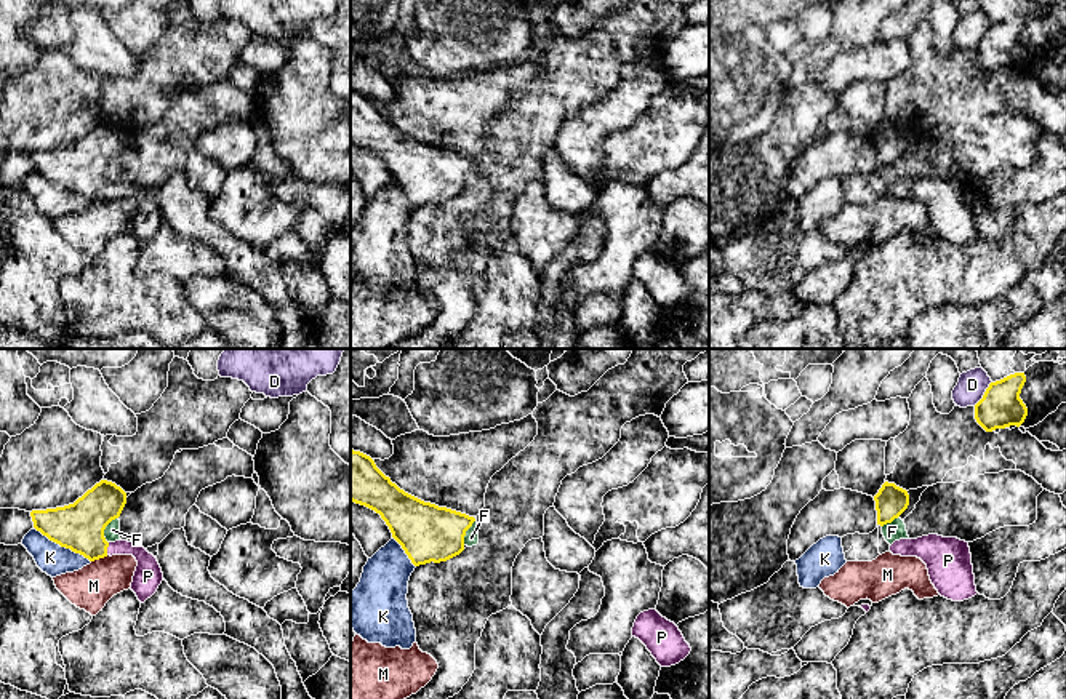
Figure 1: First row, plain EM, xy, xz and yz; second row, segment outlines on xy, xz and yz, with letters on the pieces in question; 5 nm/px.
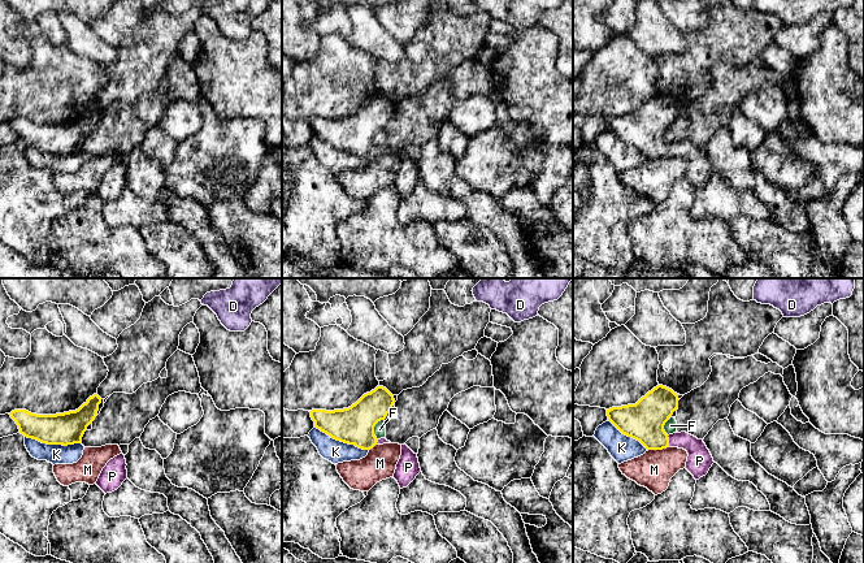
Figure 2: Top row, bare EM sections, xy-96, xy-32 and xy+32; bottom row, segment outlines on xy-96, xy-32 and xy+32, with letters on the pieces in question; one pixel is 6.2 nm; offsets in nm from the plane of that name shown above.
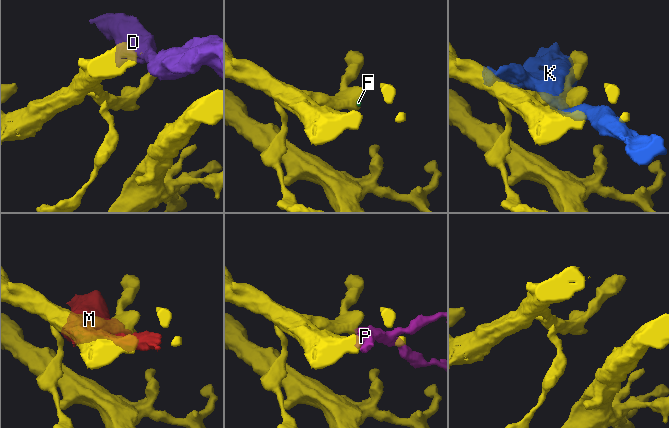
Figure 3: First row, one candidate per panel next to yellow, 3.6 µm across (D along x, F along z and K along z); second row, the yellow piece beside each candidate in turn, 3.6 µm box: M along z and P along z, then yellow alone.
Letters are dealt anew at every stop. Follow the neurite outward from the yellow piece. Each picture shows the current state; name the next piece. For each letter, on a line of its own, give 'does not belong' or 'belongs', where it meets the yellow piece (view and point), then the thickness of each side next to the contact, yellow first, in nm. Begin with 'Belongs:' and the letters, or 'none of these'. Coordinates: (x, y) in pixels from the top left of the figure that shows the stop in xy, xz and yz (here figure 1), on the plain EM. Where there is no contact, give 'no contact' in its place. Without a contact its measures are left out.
Belongs: P
D: does not belong; meets yellow in yz at (985, 35); 220 nm thick on the yellow side, 140 nm on the other
F: does not belong; meets yellow in xy at (104, 170); 240 nm thick on the yellow side, 80 nm on the other
K: does not belong; meets yellow in xy at (63, 187); 240 nm thick on the yellow side, 160 nm on the other
M: does not belong; meets yellow in xy at (100, 199); 240 nm thick on the yellow side, 220 nm on the other
P: belongs; meets yellow in xy at (106, 191); 240 nm thick on the yellow side, 140 nm on the other

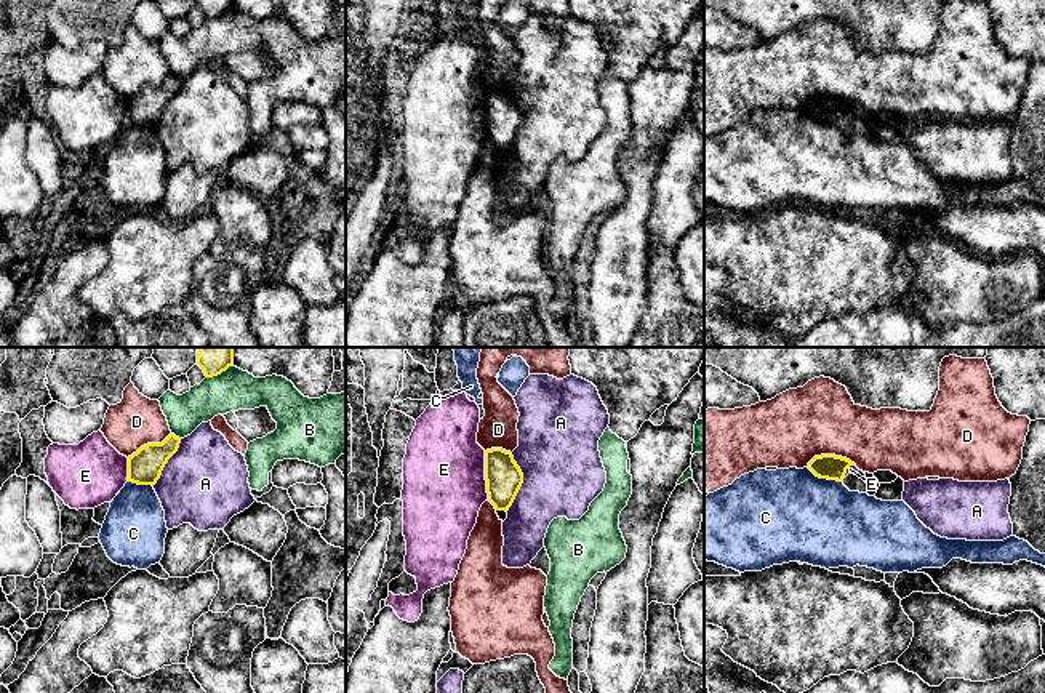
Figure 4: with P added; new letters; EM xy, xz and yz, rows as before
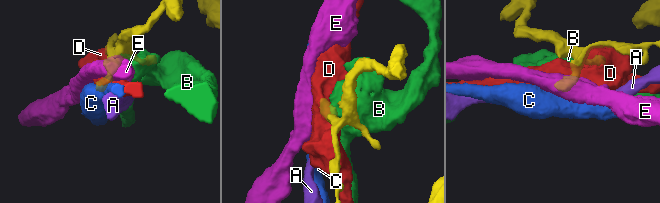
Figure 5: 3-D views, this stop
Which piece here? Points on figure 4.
Belongs: none of these
A: does not belong; meets yellow in xz at (522, 124); 180 nm thick on the yellow side, 400 nm on the other
B: does not belong; meets yellow in xy at (175, 77); 180 nm thick on the yellow side, 190 nm on the other
C: does not belong; meets yellow in yz at (824, 119); 130 nm thick on the yellow side, 460 nm on the other
D: does not belong; meets yellow in yz at (831, 96); 130 nm thick on the yellow side, 360 nm on the other
E: does not belong; meets yellow in xz at (485, 117); 180 nm thick on the yellow side, 420 nm on the other

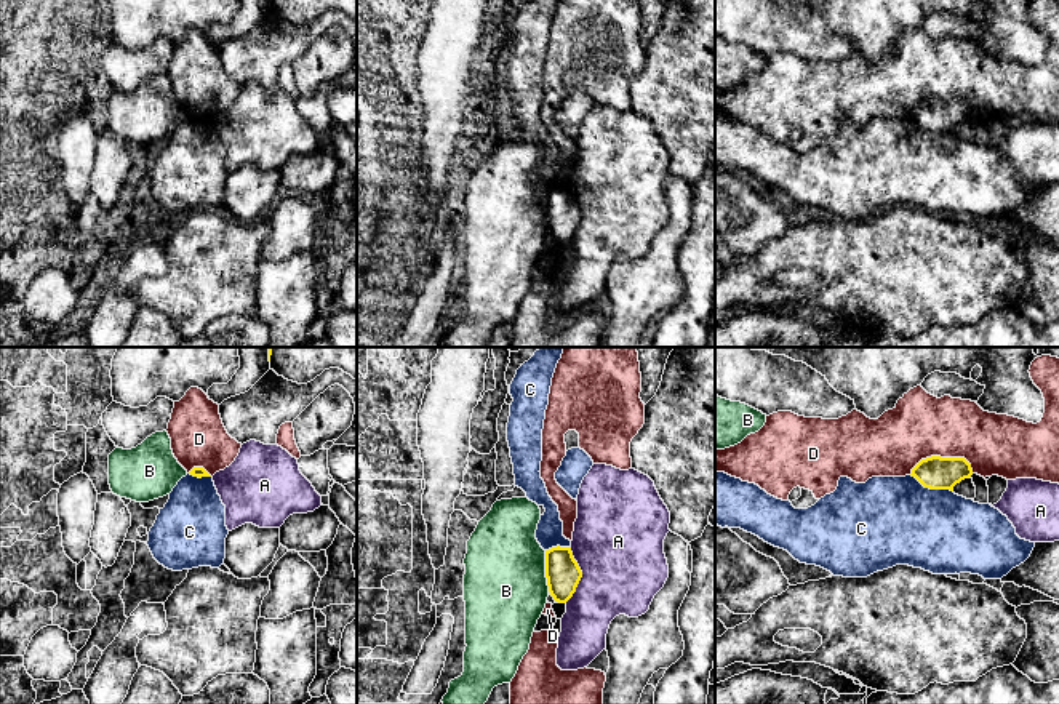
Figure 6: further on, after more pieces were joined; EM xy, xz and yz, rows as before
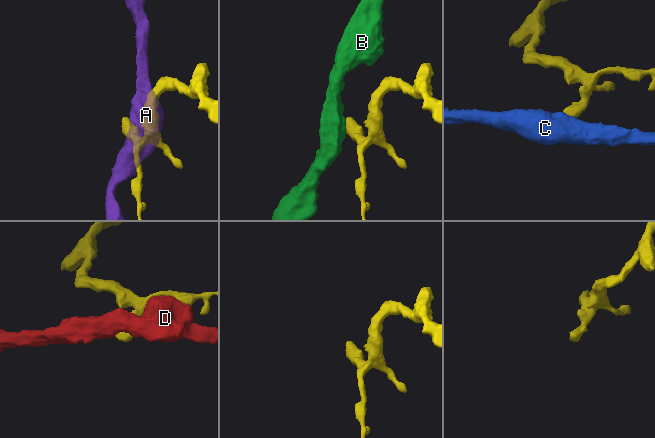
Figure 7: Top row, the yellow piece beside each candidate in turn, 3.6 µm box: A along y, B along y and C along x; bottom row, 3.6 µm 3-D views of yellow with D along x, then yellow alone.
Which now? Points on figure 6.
Belongs: none of these
A: does not belong; meets yellow in xz at (581, 216); 170 nm thick on the yellow side, 460 nm on the other
B: does not belong; meets yellow in xz at (546, 213); 170 nm thick on the yellow side, 420 nm on the other
C: does not belong; meets yellow in yz at (931, 130); 170 nm thick on the yellow side, 440 nm on the other
D: does not belong; meets yellow in yz at (941, 100); 170 nm thick on the yellow side, 320 nm on the other

